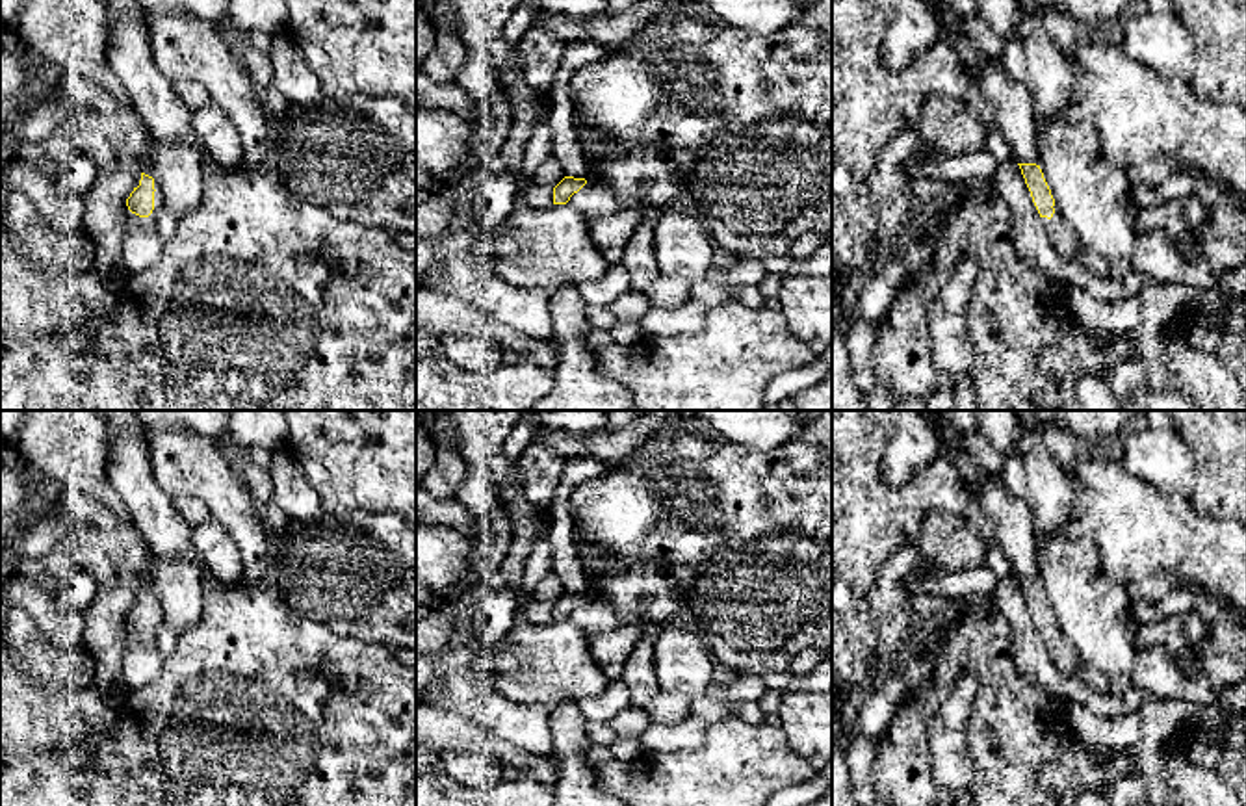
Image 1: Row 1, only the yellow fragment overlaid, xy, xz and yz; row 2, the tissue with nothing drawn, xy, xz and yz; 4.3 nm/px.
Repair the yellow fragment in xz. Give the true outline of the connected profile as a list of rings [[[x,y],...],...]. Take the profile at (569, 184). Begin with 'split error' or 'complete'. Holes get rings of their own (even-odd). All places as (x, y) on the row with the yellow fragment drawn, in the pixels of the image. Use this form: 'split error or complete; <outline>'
complete; [[[565,176],[553,188],[553,204],[566,204],[574,193],[578,193],[587,184],[585,178]]]

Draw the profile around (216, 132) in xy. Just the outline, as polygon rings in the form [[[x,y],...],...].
[[[215,104],[193,111],[193,128],[214,163],[219,167],[243,165],[243,145],[234,124]]]

